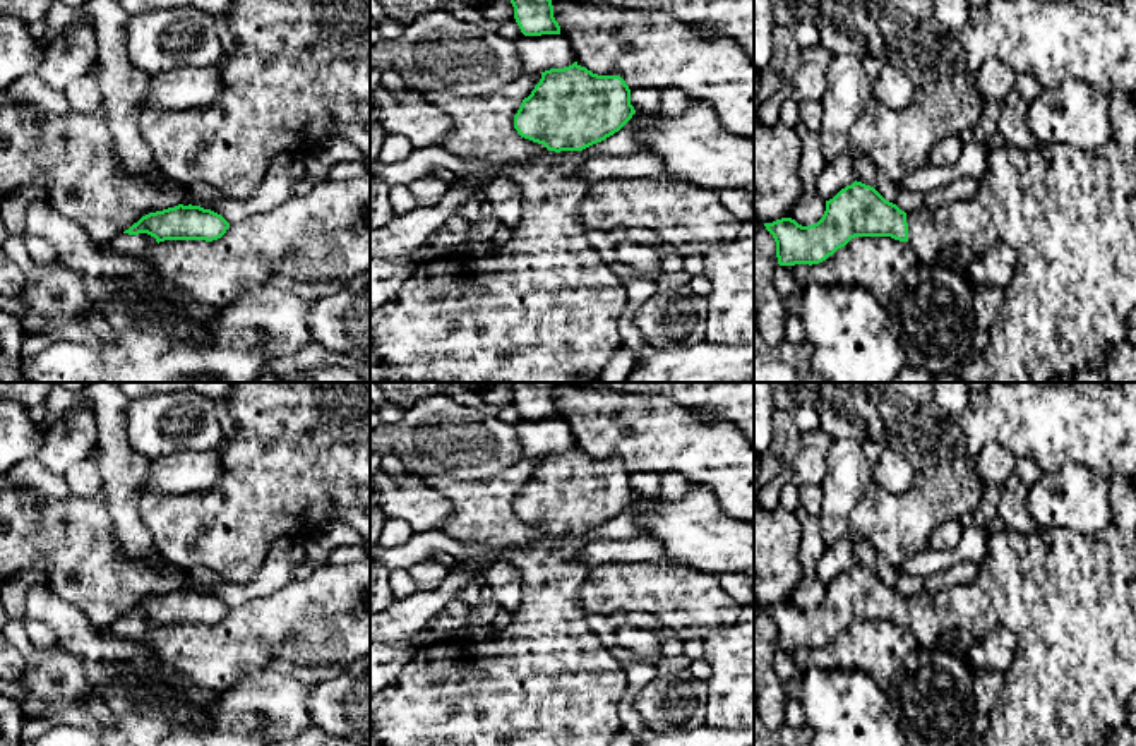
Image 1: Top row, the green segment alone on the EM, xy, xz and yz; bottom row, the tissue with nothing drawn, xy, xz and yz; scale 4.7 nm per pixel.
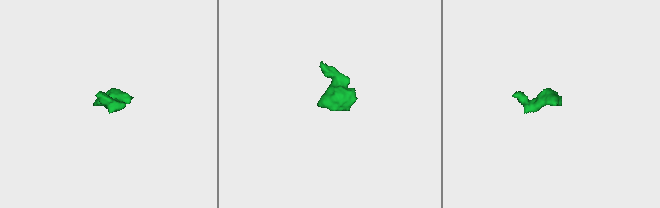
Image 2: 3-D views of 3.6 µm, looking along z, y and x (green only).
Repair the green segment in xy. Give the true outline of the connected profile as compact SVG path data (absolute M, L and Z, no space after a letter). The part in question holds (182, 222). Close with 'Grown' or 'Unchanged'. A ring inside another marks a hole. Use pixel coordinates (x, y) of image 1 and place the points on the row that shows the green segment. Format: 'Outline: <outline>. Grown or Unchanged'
Outline: M200 206L168 208L149 213L129 230L110 242L110 249L122 256L147 256L164 240L206 240L221 238L230 223L218 213Z. Grown

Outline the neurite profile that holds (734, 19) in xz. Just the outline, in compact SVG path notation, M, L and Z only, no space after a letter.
M571 0L581 5L634 5L663 10L706 34L733 39L754 62L754 0Z

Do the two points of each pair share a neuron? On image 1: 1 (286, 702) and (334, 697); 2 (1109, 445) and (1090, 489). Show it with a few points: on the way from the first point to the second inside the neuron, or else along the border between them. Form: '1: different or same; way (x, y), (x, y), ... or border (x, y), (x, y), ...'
1: different; border (314, 686), (309, 697), (310, 724)
2: different; border (1058, 470), (1070, 463), (1082, 463), (1109, 479)

